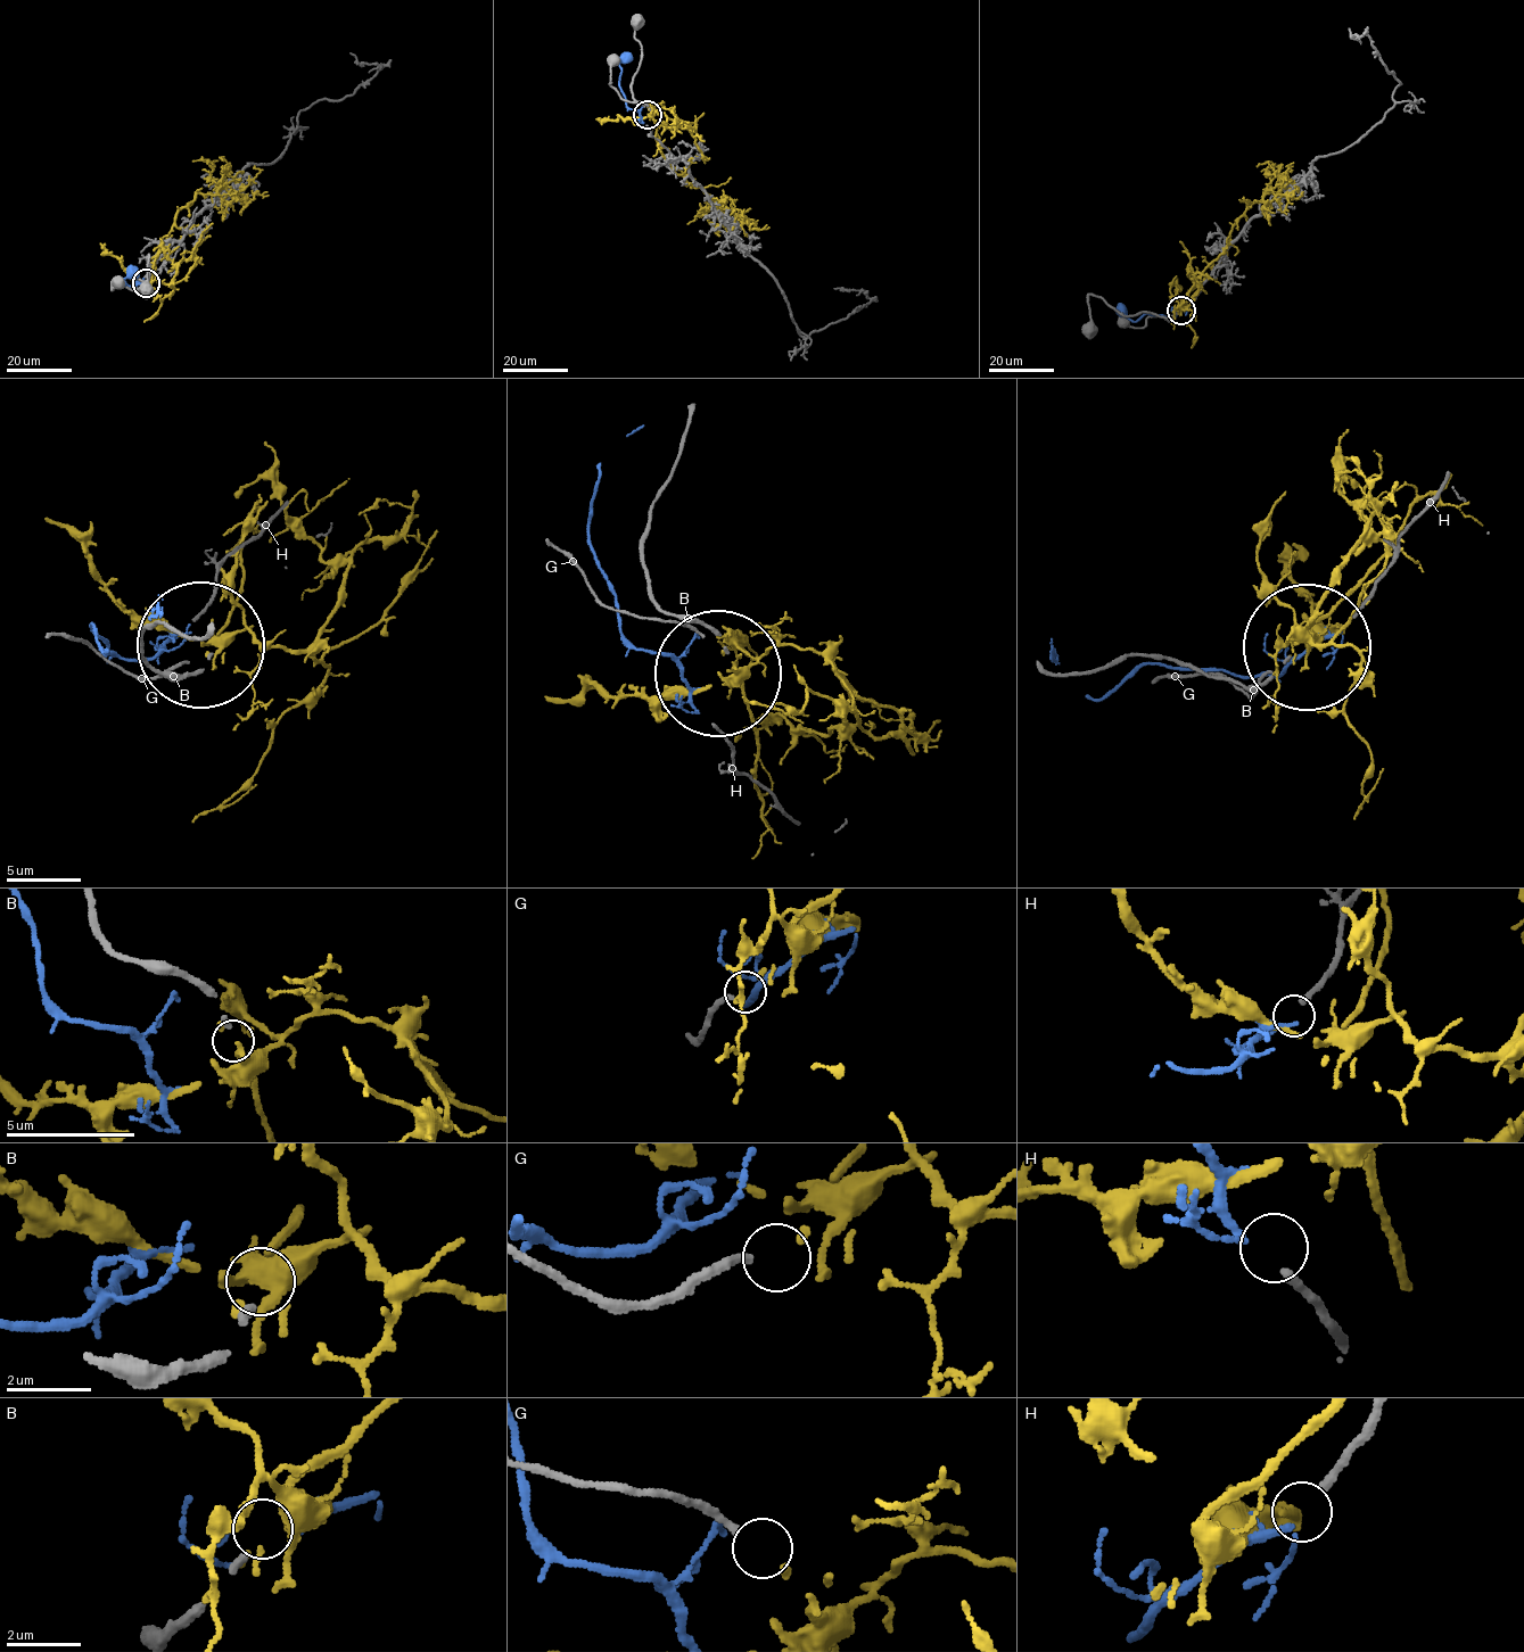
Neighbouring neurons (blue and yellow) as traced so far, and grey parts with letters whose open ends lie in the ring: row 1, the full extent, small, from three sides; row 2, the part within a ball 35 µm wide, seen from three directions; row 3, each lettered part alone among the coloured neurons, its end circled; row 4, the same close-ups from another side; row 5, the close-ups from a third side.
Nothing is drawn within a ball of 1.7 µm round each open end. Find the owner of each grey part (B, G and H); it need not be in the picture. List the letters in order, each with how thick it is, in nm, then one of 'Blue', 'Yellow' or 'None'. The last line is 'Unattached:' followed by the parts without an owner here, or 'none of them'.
B: Thickness 200 nm. None
G: Thickness 200 nm. Yellow
H: Thickness 220 nm. Blue
Unattached: B

